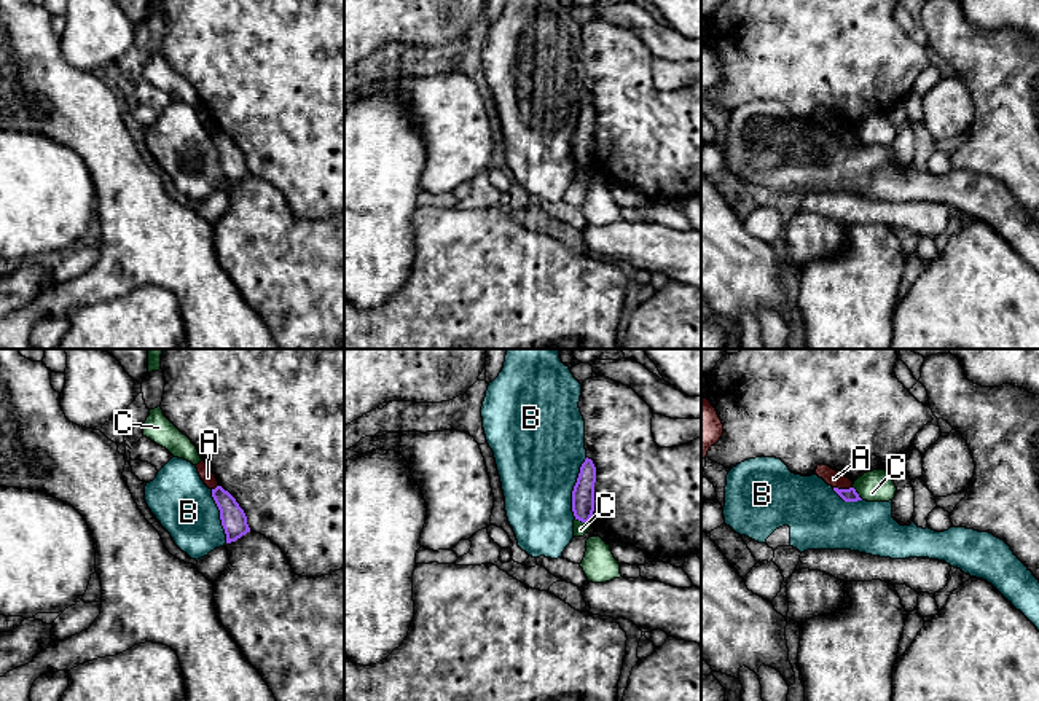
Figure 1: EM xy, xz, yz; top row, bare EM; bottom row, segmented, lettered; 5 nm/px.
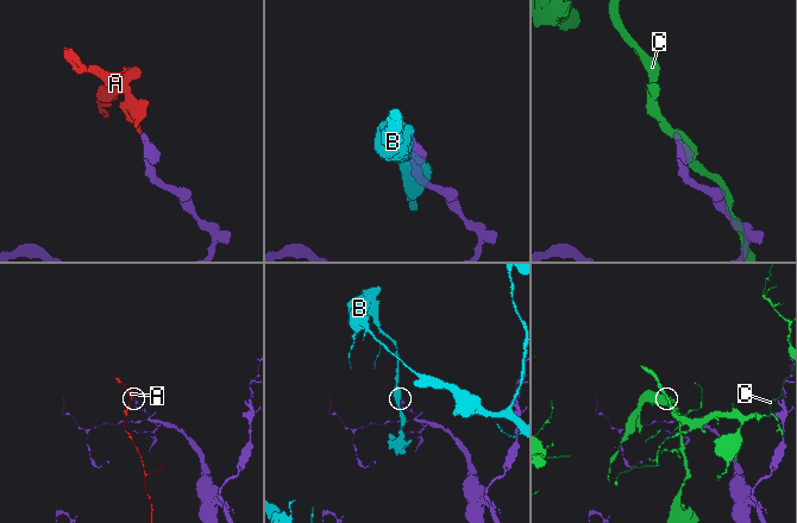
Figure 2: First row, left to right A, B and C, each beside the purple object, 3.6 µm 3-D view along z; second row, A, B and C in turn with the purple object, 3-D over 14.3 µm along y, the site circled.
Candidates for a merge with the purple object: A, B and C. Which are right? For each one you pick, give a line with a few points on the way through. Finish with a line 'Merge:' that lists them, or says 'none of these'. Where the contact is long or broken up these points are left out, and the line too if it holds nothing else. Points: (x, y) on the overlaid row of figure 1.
Merge: none of these

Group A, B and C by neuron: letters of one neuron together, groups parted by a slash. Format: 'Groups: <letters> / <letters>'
Groups: A / B / C

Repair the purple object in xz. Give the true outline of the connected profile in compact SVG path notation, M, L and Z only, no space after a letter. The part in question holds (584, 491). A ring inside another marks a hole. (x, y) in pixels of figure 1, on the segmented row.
M585 459L580 467L577 483L572 491L572 511L575 519L590 524L594 511L596 467L591 459Z

